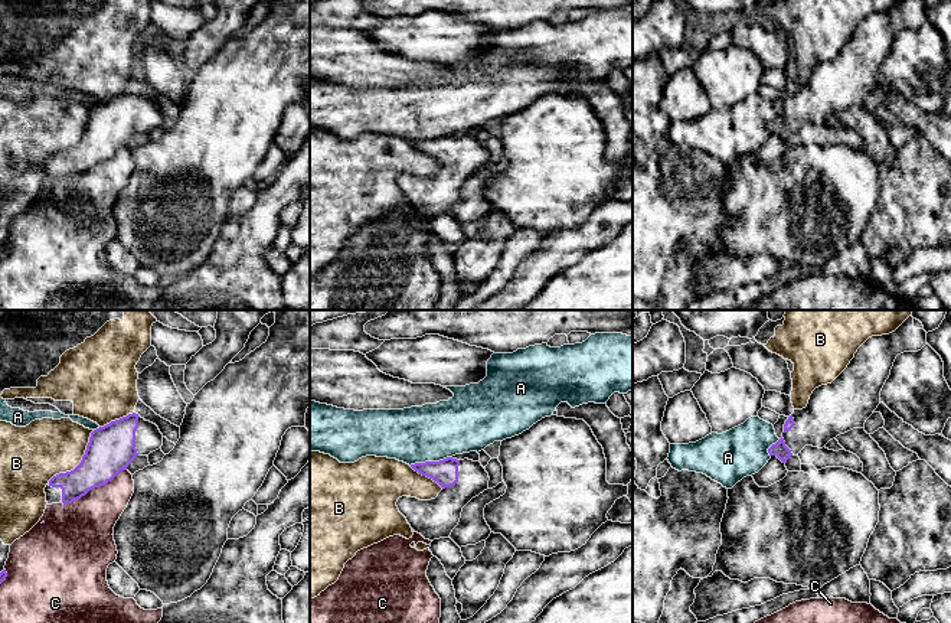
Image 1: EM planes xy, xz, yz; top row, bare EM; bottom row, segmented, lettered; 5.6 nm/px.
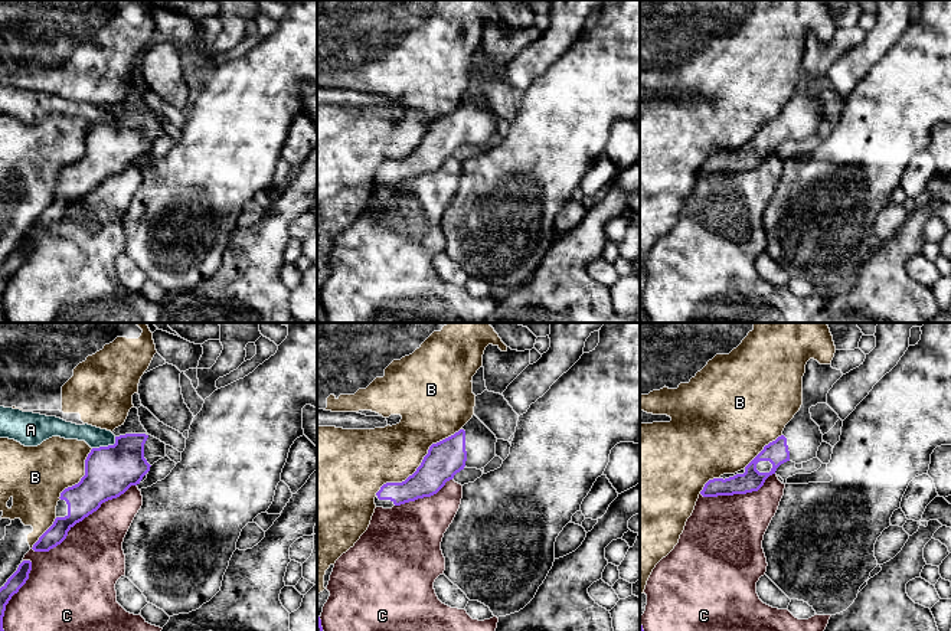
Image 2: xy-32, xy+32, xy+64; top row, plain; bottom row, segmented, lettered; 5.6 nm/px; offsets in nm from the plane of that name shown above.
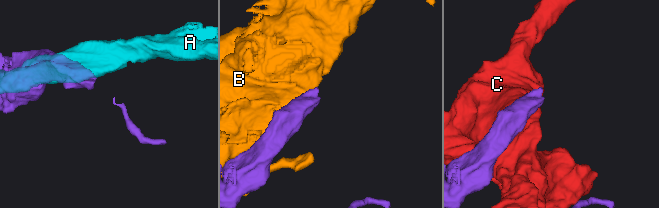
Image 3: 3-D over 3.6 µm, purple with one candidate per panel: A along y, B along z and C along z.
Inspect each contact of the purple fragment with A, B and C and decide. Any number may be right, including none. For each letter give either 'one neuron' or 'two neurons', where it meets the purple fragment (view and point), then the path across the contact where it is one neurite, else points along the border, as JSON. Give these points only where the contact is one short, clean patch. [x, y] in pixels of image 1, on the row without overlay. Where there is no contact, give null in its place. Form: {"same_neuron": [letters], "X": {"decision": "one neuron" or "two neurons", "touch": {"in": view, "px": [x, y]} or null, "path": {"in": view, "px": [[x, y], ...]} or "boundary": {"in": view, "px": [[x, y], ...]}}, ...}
{"same_neuron": [], "A": {"decision": "two neurons", "touch": {"in": "xz", "px": [430, 139]}}, "B": {"decision": "two neurons", "touch": {"in": "xy", "px": [81, 139]}}, "C": {"decision": "two neurons", "touch": {"in": "xy", "px": [92, 165]}}}

